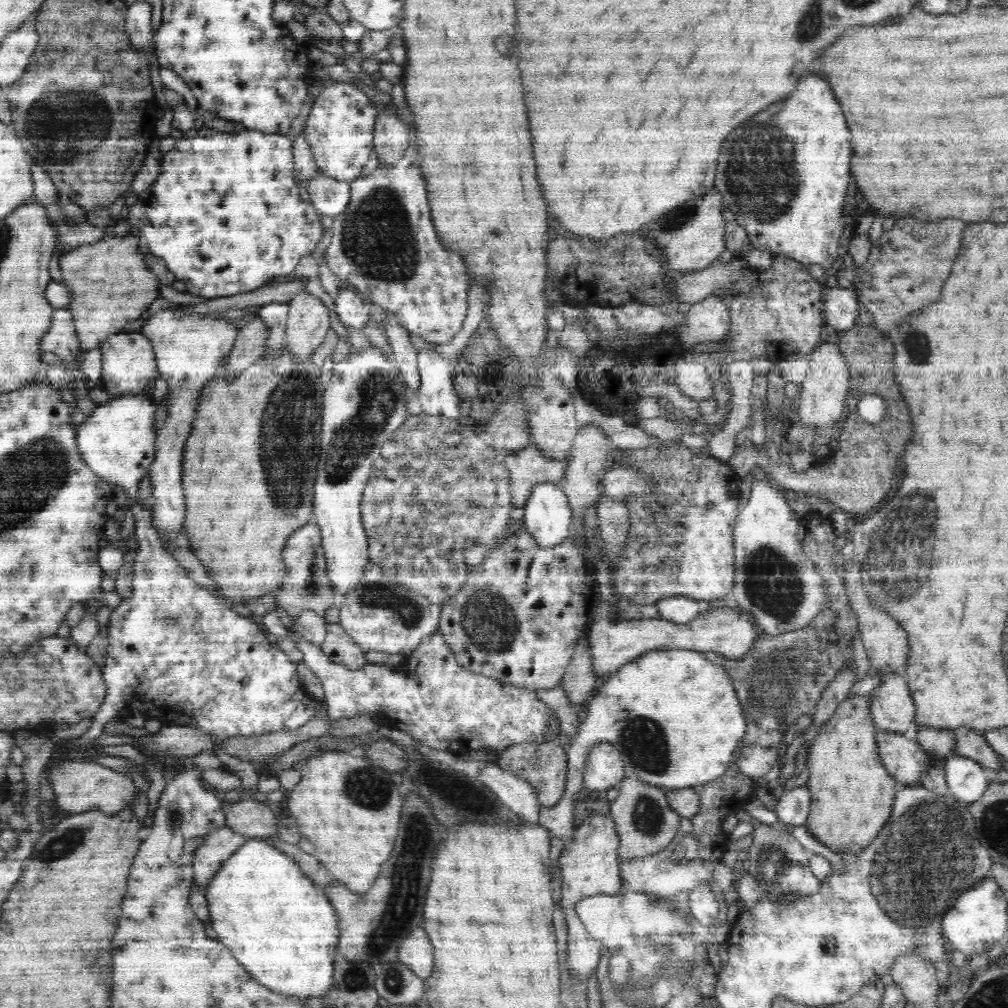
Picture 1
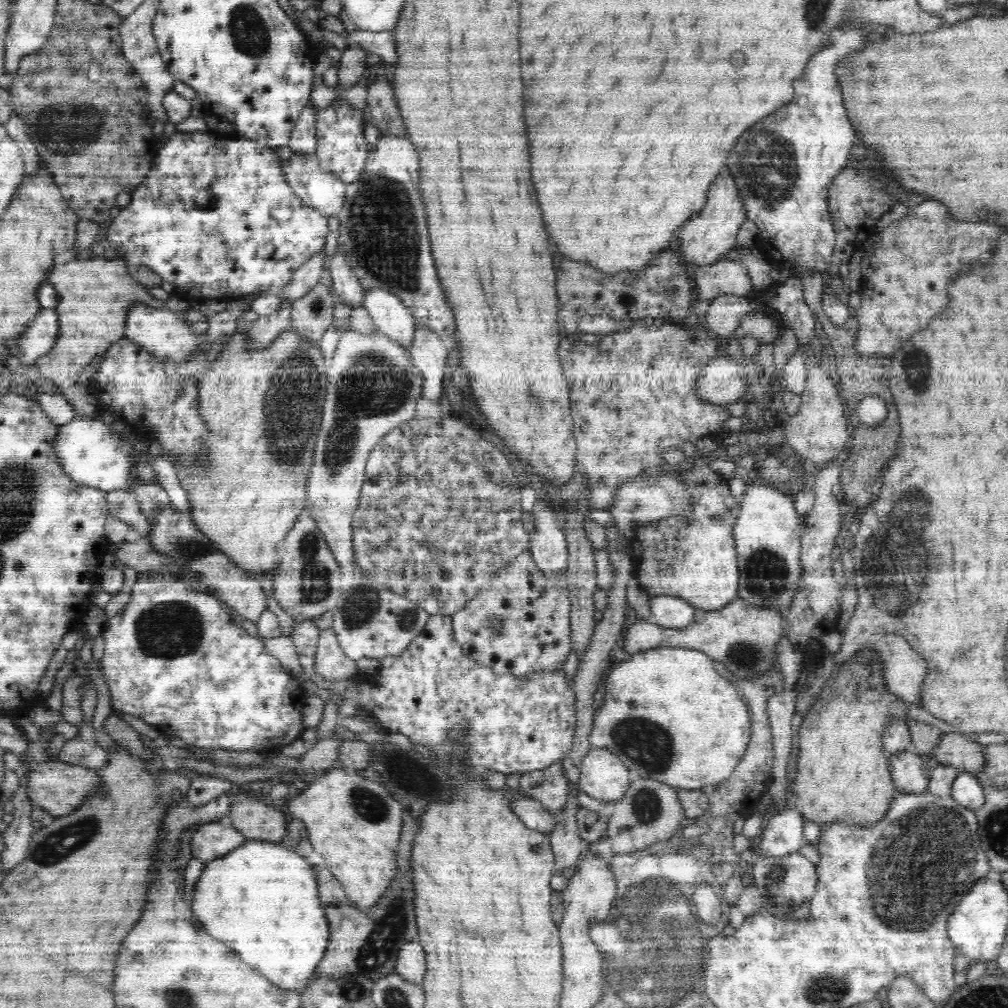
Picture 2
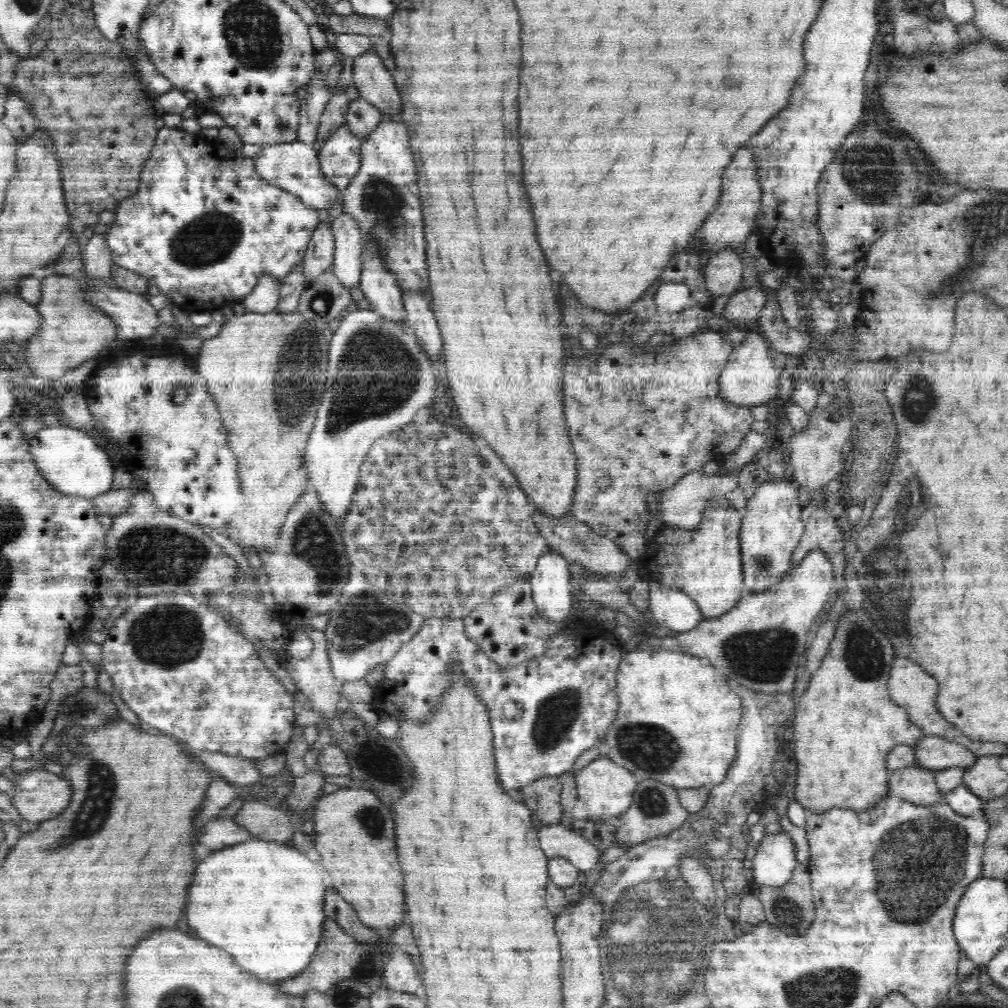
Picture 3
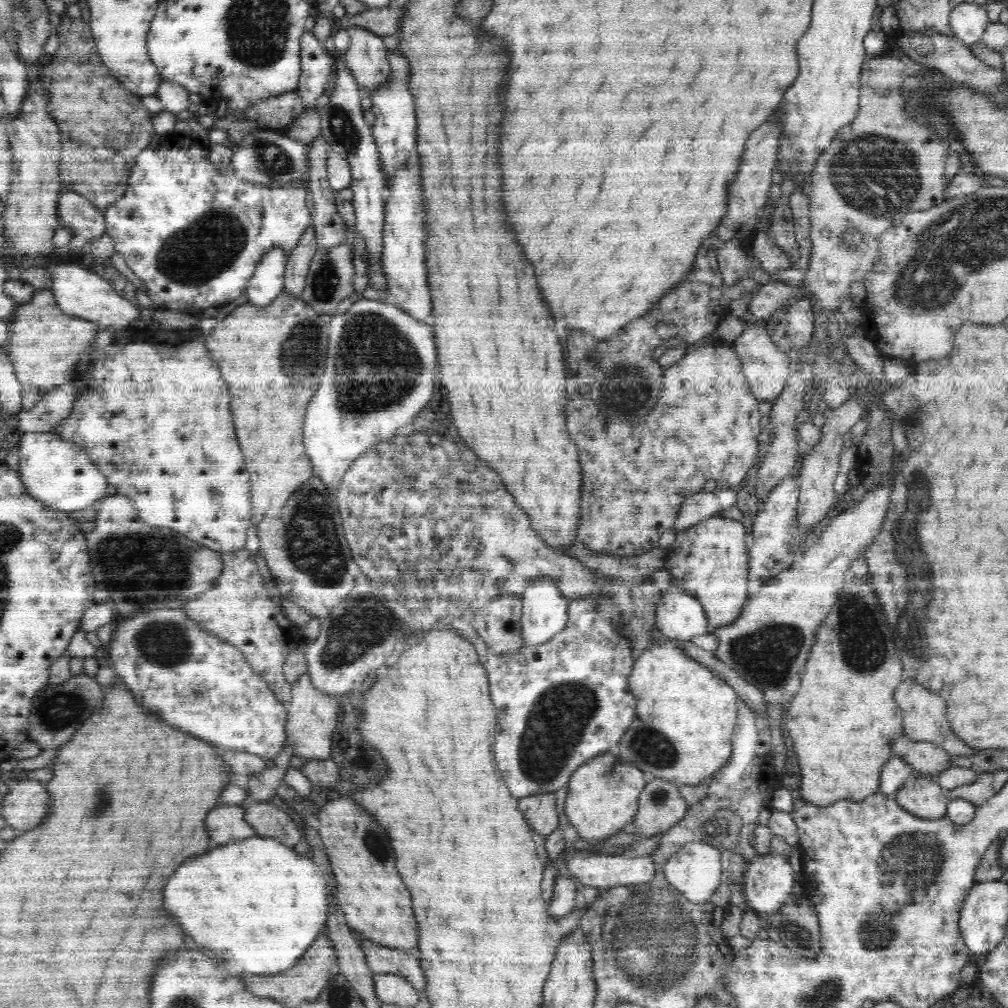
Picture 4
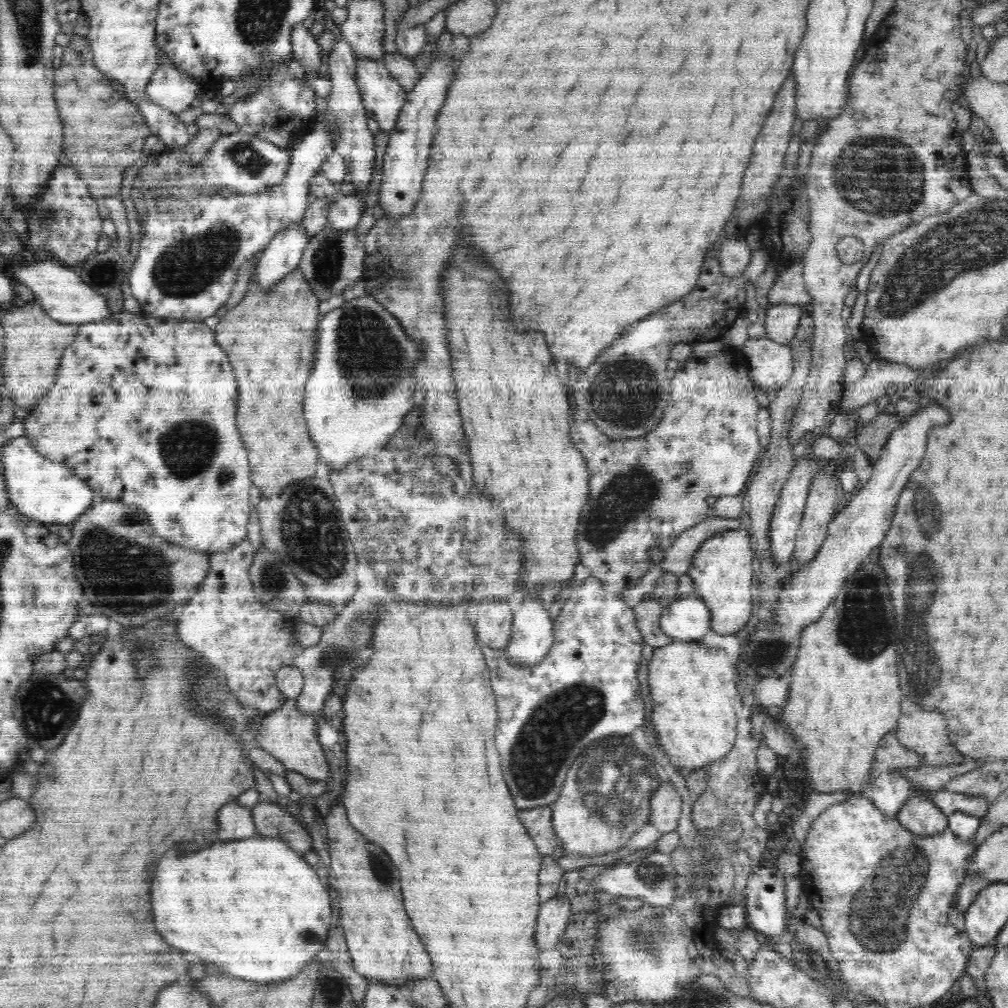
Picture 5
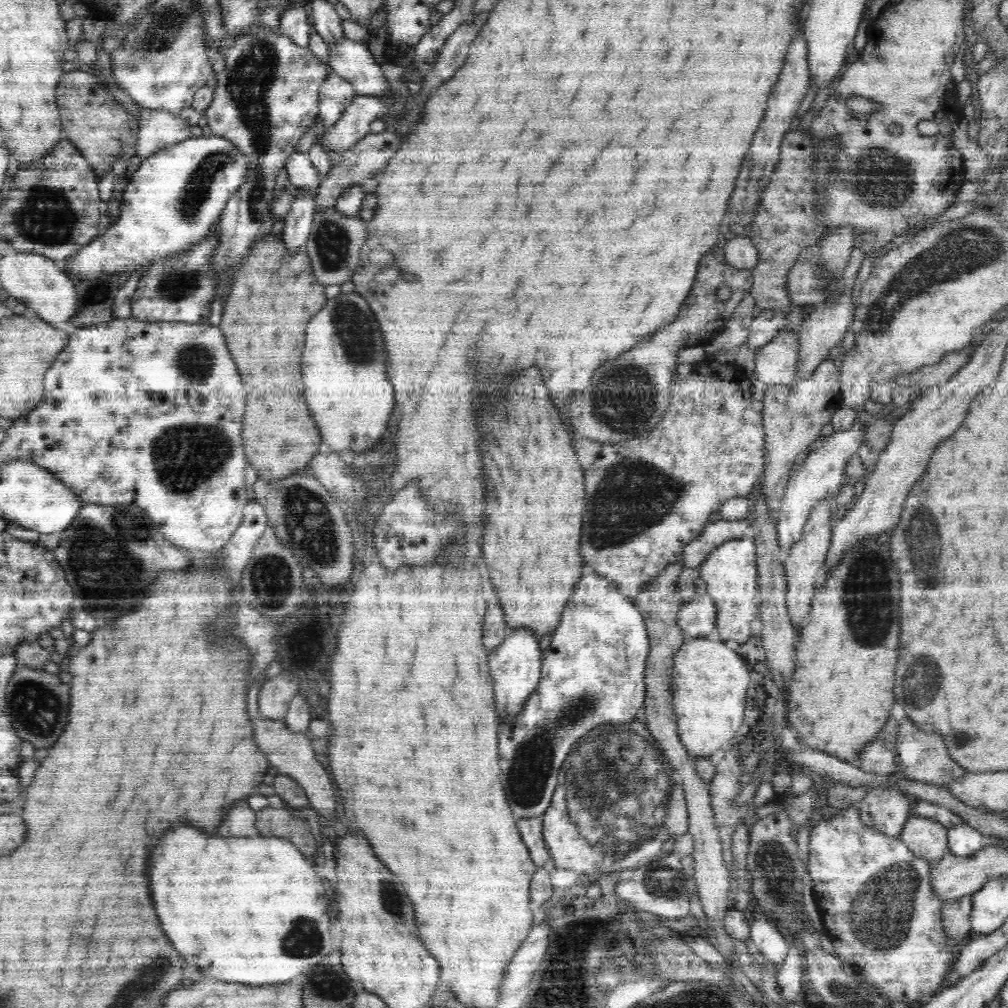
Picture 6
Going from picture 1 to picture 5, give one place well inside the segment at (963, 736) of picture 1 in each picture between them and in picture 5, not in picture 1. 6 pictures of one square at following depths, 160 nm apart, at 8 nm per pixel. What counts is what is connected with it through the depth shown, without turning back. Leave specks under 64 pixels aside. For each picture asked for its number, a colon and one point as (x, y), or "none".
2: (953, 749)
3: (933, 752)
4: (924, 757)
5: (891, 754)

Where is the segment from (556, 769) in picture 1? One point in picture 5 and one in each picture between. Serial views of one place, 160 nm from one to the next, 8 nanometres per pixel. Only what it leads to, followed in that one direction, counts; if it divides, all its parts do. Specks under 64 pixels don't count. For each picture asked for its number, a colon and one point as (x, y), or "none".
2: (549, 786)
3: (544, 793)
4: (540, 811)
5: (538, 821)

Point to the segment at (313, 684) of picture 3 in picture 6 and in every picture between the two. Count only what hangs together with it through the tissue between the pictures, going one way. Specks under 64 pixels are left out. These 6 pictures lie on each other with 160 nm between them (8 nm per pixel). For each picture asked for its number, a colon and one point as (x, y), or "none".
4: (312, 715)
5: (289, 735)
6: (291, 753)

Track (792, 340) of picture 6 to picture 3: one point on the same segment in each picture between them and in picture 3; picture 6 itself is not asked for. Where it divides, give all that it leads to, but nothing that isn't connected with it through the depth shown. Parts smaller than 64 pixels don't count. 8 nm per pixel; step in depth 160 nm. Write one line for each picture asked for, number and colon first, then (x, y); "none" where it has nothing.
3: (750, 377)
4: (764, 366)
5: (770, 365)

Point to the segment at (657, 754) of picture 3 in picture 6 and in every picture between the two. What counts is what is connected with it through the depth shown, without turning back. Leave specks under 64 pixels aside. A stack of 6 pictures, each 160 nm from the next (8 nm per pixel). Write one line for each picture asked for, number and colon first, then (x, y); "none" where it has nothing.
4: (685, 717)
5: (700, 716)
6: (709, 682)

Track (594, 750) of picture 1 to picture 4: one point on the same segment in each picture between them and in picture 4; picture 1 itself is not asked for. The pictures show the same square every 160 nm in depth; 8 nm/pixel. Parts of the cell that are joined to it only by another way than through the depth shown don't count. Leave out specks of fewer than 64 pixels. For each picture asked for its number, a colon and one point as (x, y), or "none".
2: (603, 776)
3: (606, 788)
4: (603, 793)

